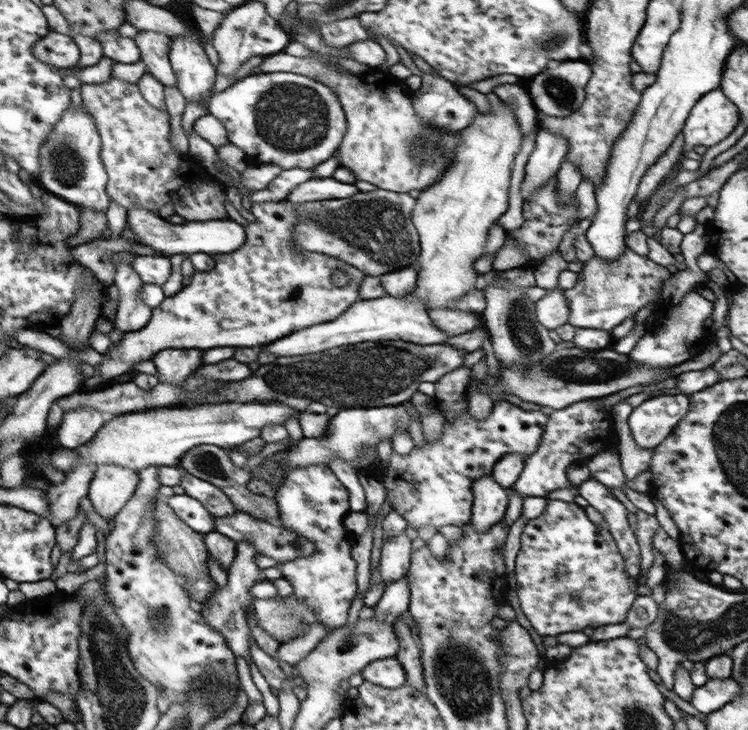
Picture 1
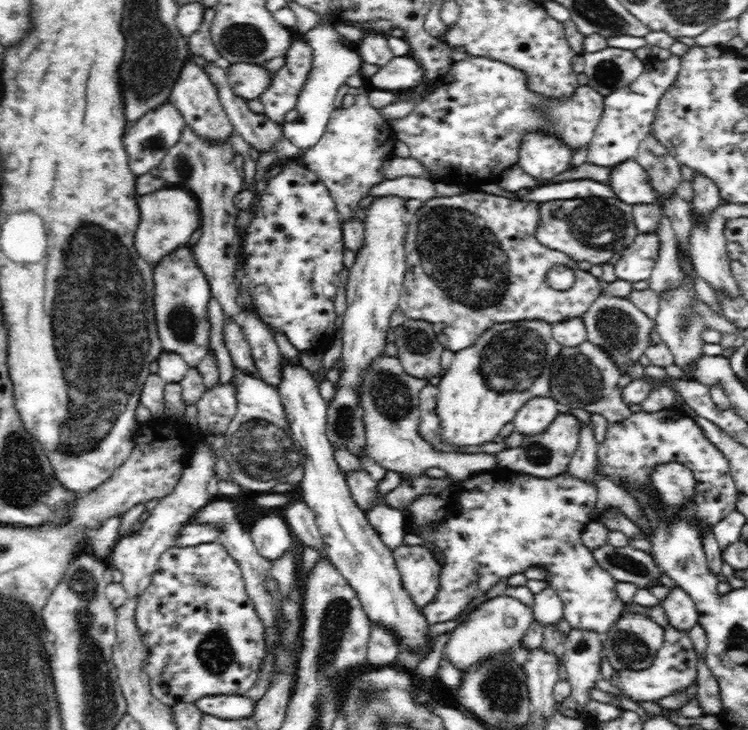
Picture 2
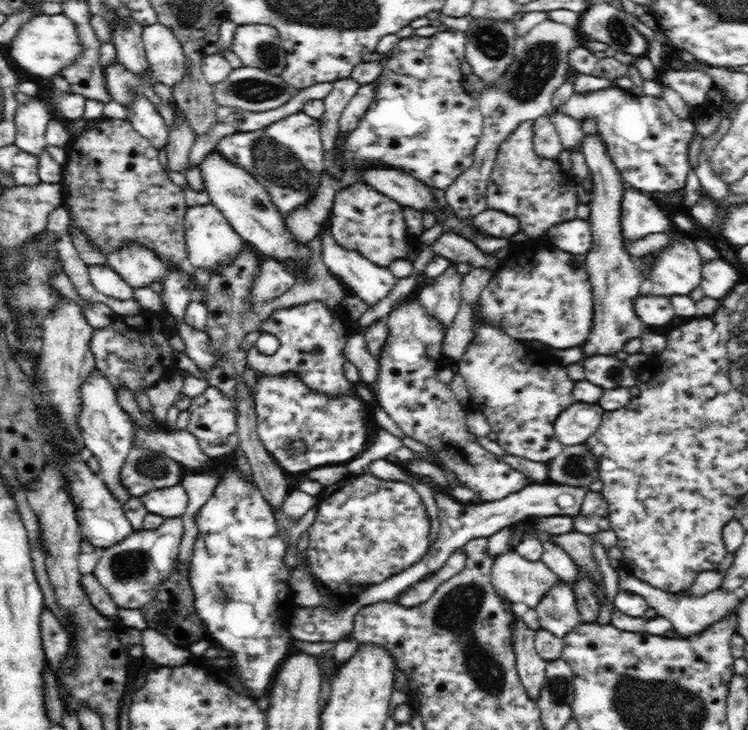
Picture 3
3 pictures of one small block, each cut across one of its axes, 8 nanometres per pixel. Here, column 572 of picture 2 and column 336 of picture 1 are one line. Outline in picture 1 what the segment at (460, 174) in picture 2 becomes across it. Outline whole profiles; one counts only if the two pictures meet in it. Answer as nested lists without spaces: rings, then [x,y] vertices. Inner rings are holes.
[[[293,72],[248,74],[214,95],[207,105],[209,114],[227,128],[229,142],[243,150],[254,165],[274,164],[283,170],[313,169],[337,152],[347,131],[345,112],[334,89]]]

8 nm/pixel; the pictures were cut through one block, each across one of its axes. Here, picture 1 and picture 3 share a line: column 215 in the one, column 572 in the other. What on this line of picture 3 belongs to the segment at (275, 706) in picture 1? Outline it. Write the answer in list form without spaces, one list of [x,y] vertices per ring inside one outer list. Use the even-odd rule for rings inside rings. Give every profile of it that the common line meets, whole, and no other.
[[[560,582],[558,586],[552,587],[535,610],[540,628],[558,638],[567,635],[581,621],[574,591],[566,582]]]

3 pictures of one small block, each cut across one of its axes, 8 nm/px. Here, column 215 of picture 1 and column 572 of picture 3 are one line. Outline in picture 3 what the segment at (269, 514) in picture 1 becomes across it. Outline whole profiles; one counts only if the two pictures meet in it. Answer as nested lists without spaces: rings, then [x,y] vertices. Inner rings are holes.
[[[588,445],[565,446],[563,451],[547,463],[548,481],[572,485],[589,490],[595,480],[600,480],[598,459],[588,451]]]

